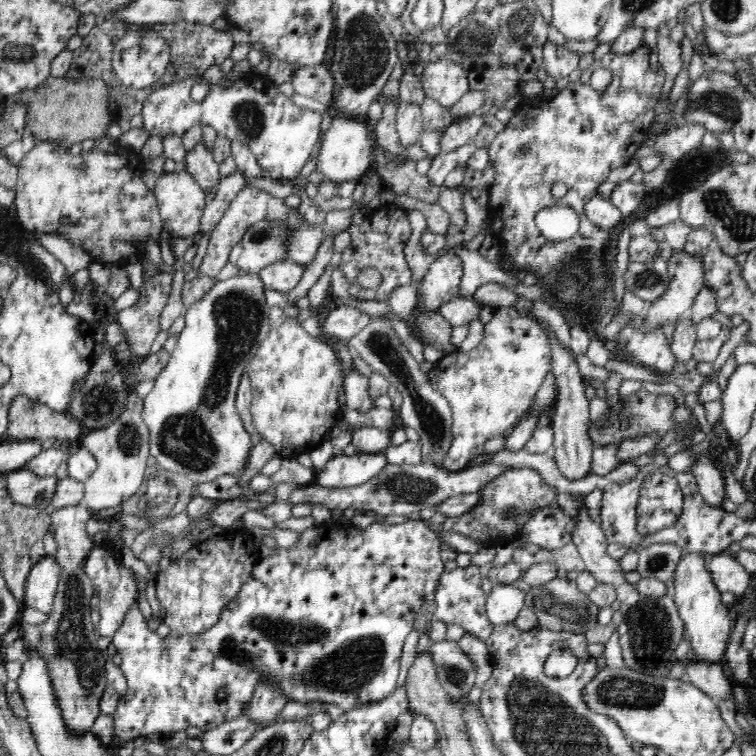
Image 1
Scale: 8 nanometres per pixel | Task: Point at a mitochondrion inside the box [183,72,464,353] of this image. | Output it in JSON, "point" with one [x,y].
{"point":[248,117]}

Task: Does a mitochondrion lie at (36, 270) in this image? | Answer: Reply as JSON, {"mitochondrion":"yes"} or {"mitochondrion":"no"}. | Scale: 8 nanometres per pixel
{"mitochondrion":"no"}

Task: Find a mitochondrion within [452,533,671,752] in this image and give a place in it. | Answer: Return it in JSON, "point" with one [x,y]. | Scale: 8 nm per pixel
{"point":[627,691]}

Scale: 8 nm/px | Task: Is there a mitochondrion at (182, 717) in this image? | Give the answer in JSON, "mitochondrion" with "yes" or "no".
{"mitochondrion":"no"}

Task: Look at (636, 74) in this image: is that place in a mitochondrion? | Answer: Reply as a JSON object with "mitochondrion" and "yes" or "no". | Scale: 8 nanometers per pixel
{"mitochondrion":"no"}

